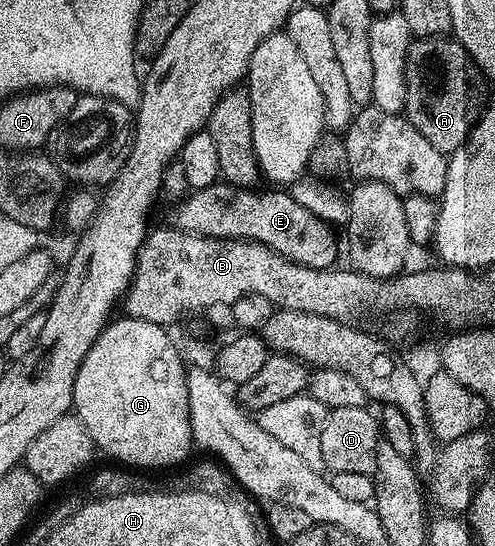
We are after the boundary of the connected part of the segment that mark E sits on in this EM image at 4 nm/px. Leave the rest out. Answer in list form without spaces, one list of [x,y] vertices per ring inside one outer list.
[[[215,183],[213,185],[209,185],[208,187],[204,187],[203,189],[193,190],[185,199],[177,202],[173,206],[174,208],[174,221],[172,221],[173,228],[175,229],[183,229],[185,233],[199,233],[200,235],[204,235],[205,237],[225,237],[227,239],[233,239],[235,241],[255,241],[256,243],[260,243],[264,247],[268,247],[272,251],[276,251],[280,254],[283,259],[286,261],[291,261],[292,263],[296,263],[297,265],[303,265],[304,267],[312,267],[313,269],[329,269],[331,266],[335,264],[334,261],[338,257],[338,241],[334,238],[334,233],[329,224],[327,222],[322,221],[316,215],[312,215],[312,211],[308,211],[308,207],[300,207],[300,203],[296,203],[296,199],[286,191],[274,191],[278,193],[254,193],[253,188],[242,189],[239,185],[228,185],[225,183]]]

